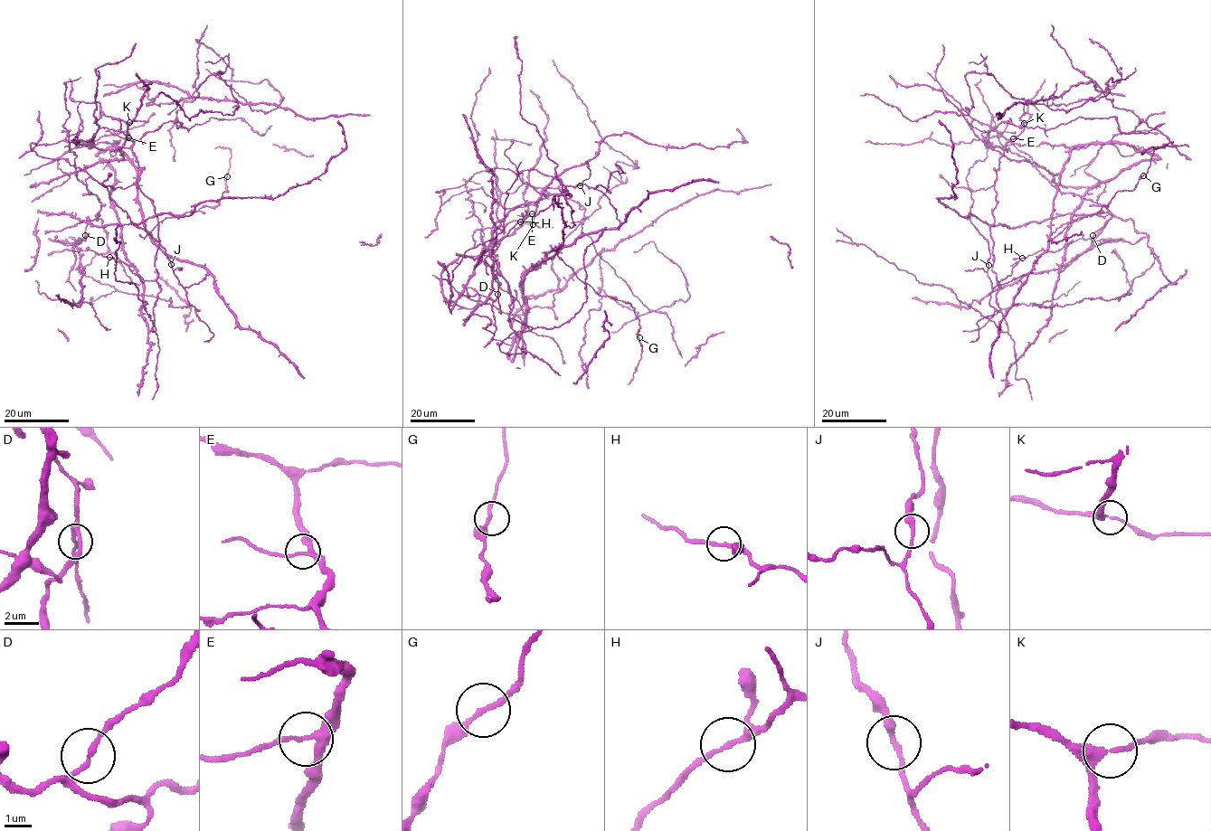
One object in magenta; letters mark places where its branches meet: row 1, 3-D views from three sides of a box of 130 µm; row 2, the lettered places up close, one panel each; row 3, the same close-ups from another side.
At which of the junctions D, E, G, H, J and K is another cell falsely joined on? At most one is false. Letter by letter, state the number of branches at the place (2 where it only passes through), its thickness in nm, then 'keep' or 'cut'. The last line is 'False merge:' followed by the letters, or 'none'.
D: 2 | 180 nm | keep
E: 3 | 200 nm | keep
G: 2 | 170 nm | keep
H: 3 | 170 nm | keep
J: 2 | 240 nm | keep
K: 3 | 180 nm | keep
False merge: none

